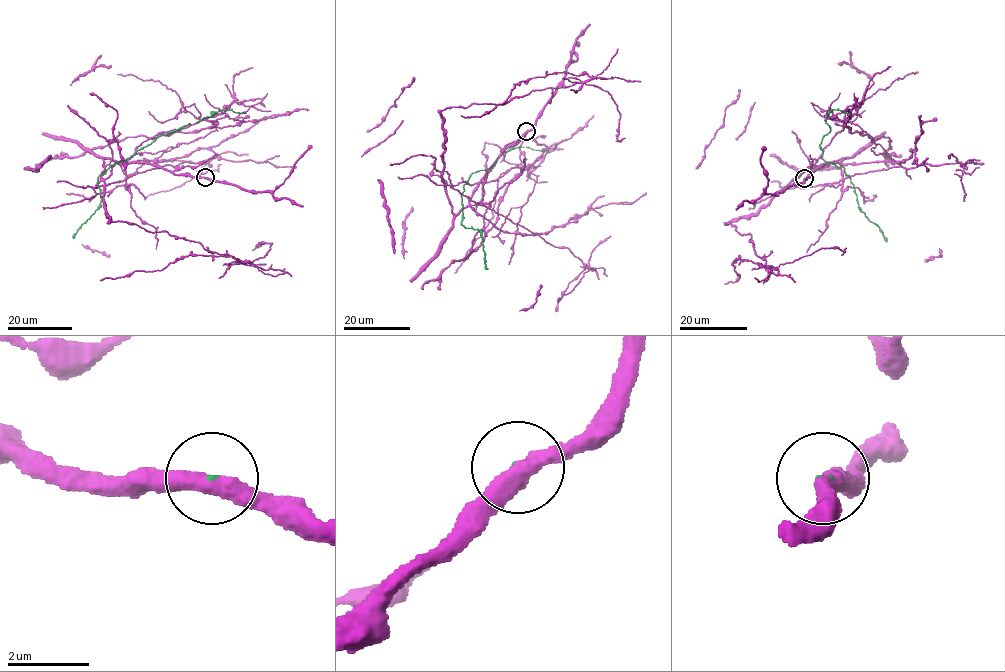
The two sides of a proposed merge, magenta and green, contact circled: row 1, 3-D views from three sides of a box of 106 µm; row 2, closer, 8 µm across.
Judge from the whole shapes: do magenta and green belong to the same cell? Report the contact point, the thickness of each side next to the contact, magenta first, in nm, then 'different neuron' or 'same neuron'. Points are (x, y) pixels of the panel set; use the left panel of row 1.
(205, 177) | 440/70 nm | different neuron

